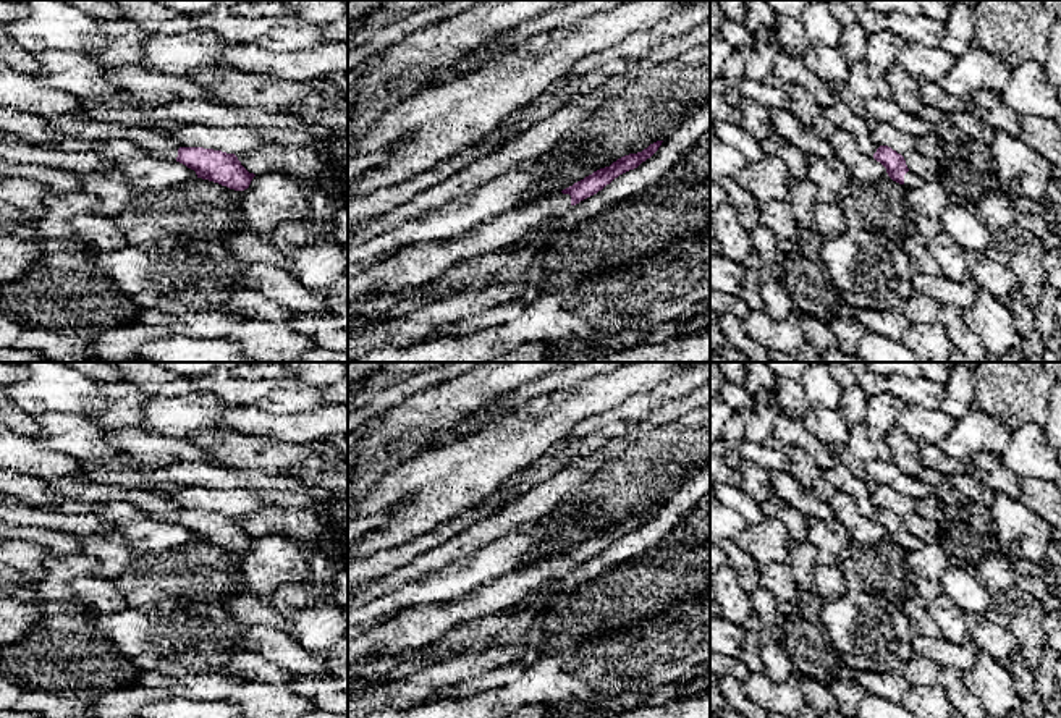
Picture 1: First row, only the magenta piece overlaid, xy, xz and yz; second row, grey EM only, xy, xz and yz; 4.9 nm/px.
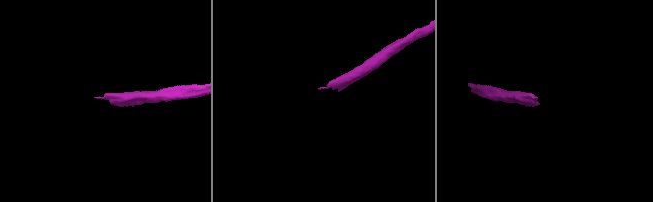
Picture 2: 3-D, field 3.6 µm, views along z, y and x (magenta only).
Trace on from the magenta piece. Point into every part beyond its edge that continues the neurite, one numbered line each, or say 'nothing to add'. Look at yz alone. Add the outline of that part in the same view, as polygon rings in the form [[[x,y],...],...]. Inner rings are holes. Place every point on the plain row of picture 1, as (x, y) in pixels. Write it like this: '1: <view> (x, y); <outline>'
1: yz (911, 542); [[[911,532],[904,537],[904,550],[911,551],[911,550],[917,550],[924,545],[924,542],[920,538],[917,538],[915,535],[912,535]]]

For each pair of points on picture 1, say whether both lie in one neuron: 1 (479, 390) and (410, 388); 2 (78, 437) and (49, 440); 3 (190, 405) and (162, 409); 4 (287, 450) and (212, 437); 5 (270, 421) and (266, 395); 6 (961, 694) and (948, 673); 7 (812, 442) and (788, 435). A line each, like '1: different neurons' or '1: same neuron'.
1: different neurons
2: same neuron
3: same neuron
4: same neuron
5: different neurons
6: same neuron
7: same neuron

